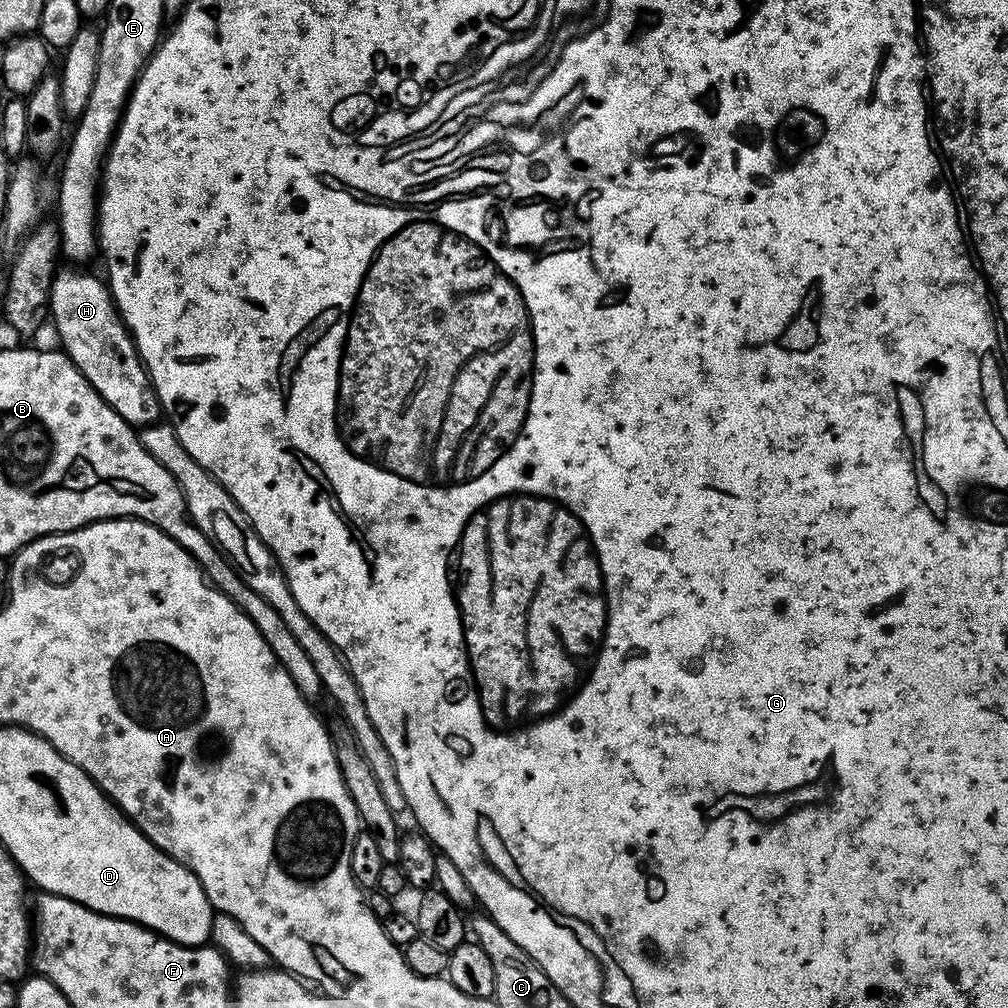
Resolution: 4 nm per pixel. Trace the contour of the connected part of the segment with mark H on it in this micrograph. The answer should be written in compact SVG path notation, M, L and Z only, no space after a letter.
M59 269L51 284L49 315L52 323L54 322L56 326L64 355L71 358L76 369L86 378L86 382L90 382L90 386L94 386L96 393L126 423L140 430L161 419L160 399L156 396L152 380L148 377L148 371L144 369L144 363L136 349L136 342L116 309L111 289L101 277L98 279L86 272Z

